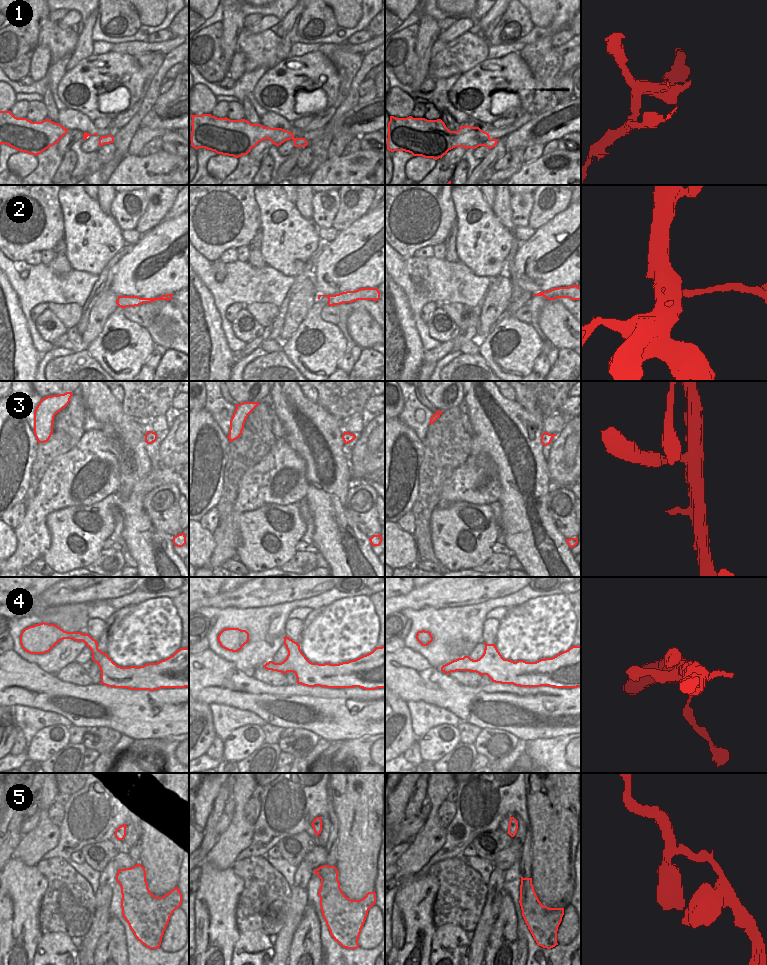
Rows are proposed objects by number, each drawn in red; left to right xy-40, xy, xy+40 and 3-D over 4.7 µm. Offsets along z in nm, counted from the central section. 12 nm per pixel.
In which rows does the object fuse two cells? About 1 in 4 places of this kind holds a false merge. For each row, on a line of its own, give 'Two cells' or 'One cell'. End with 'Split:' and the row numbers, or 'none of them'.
1: Two cells
2: One cell
3: One cell
4: One cell
5: One cell
Split: 1

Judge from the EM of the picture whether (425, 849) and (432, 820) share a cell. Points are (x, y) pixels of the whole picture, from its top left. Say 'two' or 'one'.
one

